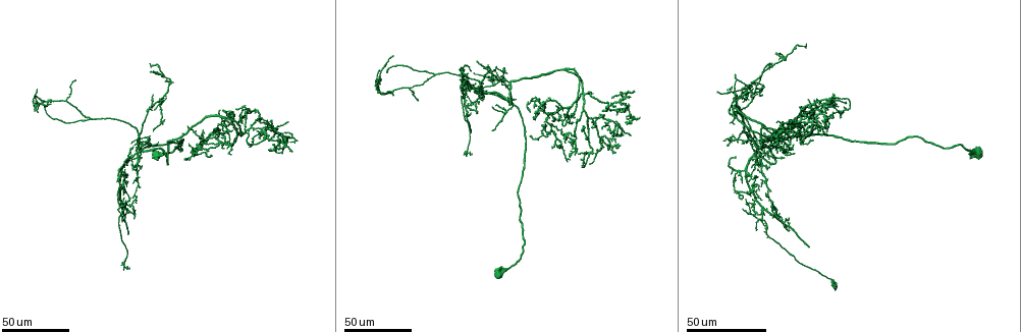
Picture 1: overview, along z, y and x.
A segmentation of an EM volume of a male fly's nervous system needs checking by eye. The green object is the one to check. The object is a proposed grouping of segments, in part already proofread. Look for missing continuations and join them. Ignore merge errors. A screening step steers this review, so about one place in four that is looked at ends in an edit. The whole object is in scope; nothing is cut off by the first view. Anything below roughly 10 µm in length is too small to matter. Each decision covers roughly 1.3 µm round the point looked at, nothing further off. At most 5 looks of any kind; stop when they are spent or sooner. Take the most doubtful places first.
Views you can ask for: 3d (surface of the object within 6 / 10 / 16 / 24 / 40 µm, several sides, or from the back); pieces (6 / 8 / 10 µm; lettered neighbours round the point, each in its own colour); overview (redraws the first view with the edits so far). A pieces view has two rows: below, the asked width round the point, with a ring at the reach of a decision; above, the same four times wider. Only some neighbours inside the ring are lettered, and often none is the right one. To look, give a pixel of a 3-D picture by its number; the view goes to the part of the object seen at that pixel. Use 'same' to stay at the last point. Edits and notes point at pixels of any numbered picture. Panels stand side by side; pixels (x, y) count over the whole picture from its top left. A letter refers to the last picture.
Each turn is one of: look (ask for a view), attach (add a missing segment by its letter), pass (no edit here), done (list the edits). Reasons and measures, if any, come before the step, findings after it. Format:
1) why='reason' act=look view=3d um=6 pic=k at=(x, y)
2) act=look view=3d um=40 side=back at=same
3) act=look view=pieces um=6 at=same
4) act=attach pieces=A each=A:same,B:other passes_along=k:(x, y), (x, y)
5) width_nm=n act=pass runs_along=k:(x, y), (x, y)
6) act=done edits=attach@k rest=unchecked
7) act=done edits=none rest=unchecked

why='free end' act=look view=3d um=24 pic=1 at=(579, 155)

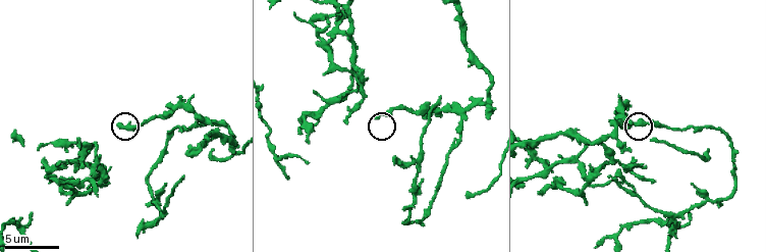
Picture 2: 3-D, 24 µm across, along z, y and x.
act=look view=pieces um=10 pic=2 at=(118, 123)

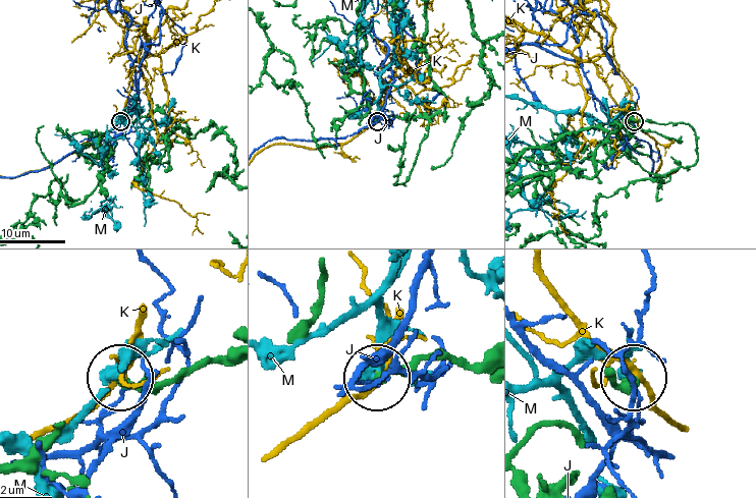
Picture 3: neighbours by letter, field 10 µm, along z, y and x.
width_nm=310 act=pass each=J:other,K:other,M:other found='none of them fits'

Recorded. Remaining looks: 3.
why='long arm stops here' act=look view=3d um=40 pic=1 at=(734, 75)

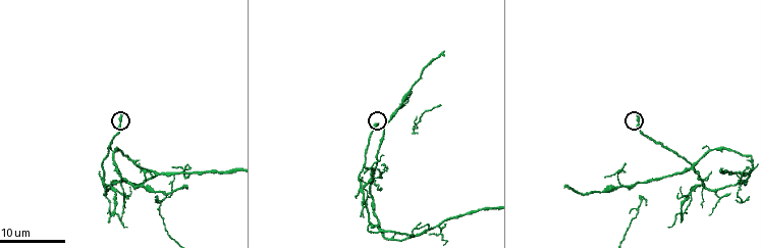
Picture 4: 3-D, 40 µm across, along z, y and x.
act=look view=pieces um=6 pic=4 at=(122, 116)

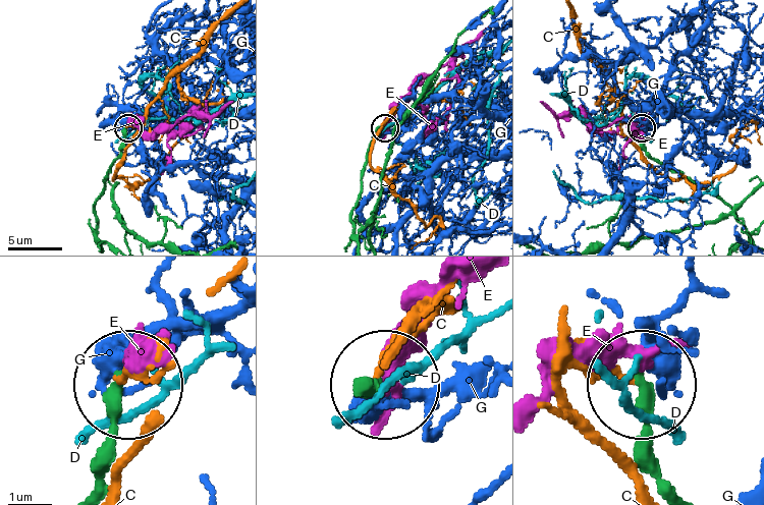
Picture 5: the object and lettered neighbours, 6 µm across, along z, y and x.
width_nm=280 act=pass each=C:other,D:other,E:other,G:other found='no lettered segment goes on from it'

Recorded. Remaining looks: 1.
act=done edits=none rest=unchecked

